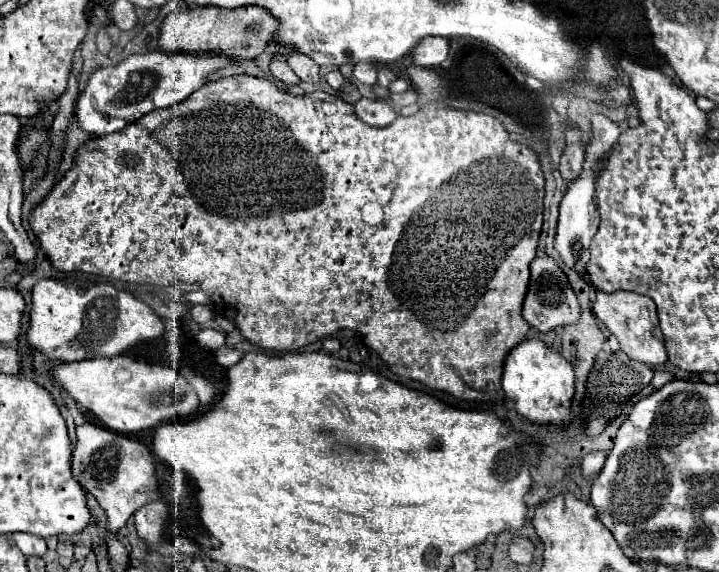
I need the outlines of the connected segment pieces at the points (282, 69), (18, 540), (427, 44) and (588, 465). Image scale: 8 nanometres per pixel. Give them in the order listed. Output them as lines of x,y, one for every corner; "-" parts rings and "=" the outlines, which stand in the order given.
274,60
274,62
270,64
270,72
272,72
278,80
282,80
282,82
286,82
286,84
298,84
298,82
300,82
300,78
292,72
292,68
290,68
286,62
282,62
282,60
=
12,534
10,540
20,548
20,552
24,556
44,556
46,554
46,542
38,536
30,536
30,534
=
424,38
420,44
414,48
412,58
414,64
430,68
430,66
440,66
450,52
450,40
446,38
=
590,452
584,456
582,460
582,470
584,470
584,476
592,476
592,474
598,474
604,466
604,460
606,460
606,452

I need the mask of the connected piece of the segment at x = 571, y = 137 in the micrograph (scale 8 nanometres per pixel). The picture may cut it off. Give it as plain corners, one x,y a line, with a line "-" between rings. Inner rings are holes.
570,130
566,134
568,146
560,158
560,176
564,180
564,186
572,184
580,174
582,174
582,164
584,164
584,150
580,146
580,130

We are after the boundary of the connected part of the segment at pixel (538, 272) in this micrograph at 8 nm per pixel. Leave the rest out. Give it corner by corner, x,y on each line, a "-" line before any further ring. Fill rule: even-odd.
550,256
534,258
530,264
530,286
524,298
522,316
532,328
540,332
550,332
556,326
566,326
580,318
580,304
576,300
576,294
562,268

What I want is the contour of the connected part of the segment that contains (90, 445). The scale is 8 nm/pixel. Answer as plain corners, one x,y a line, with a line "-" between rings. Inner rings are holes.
90,422
76,426
76,438
78,442
72,452
72,474
106,510
110,532
120,530
140,506
160,498
154,476
154,458
144,444

